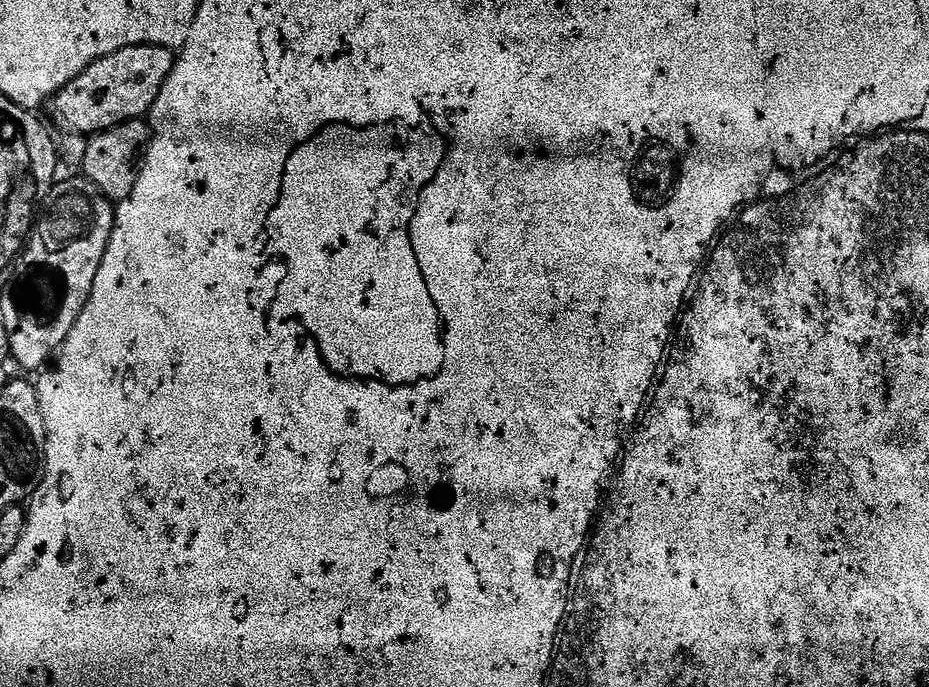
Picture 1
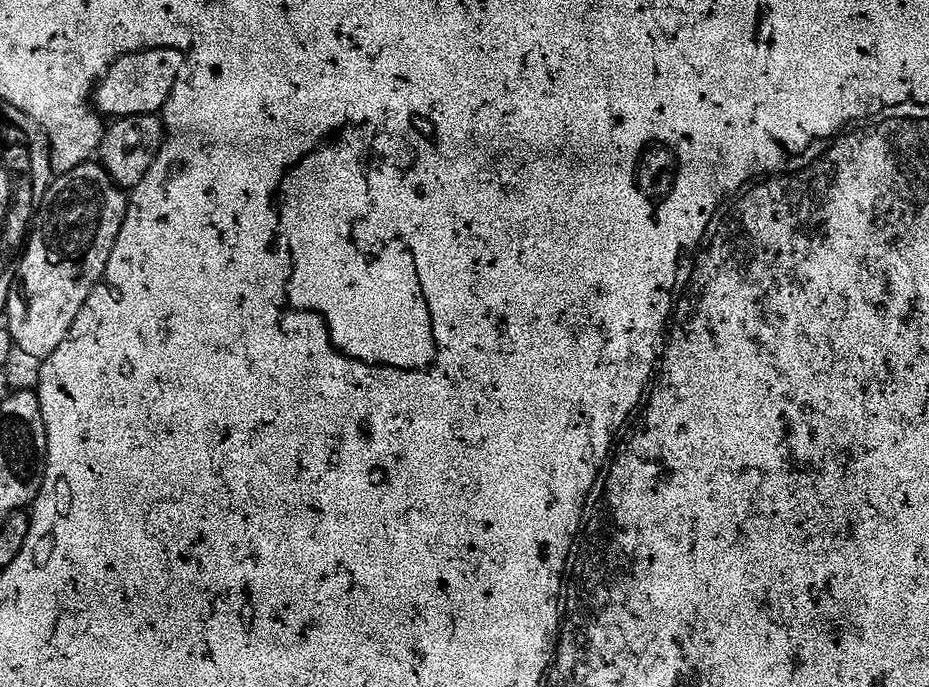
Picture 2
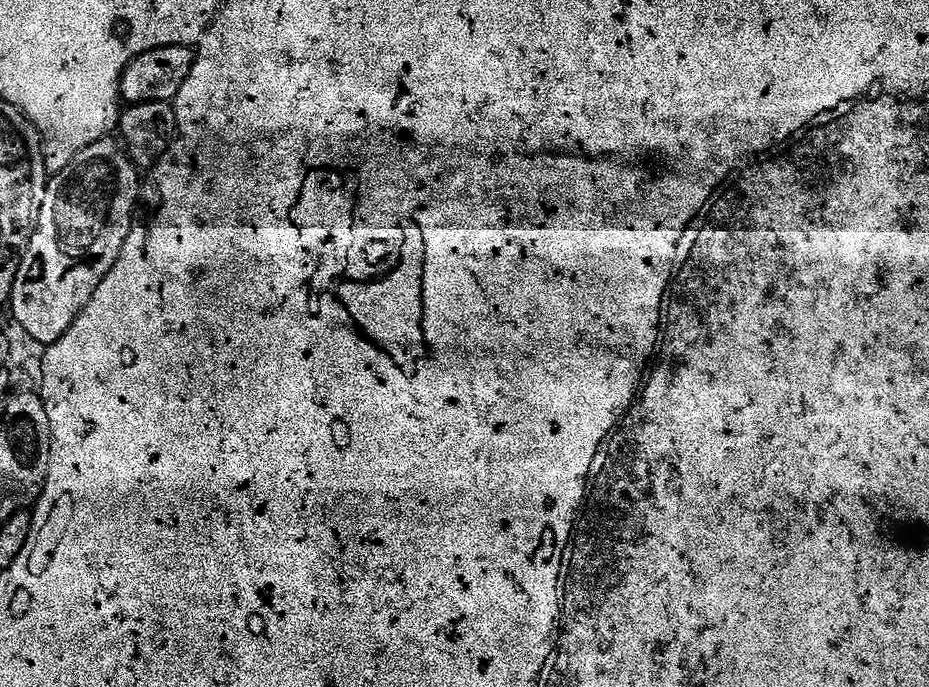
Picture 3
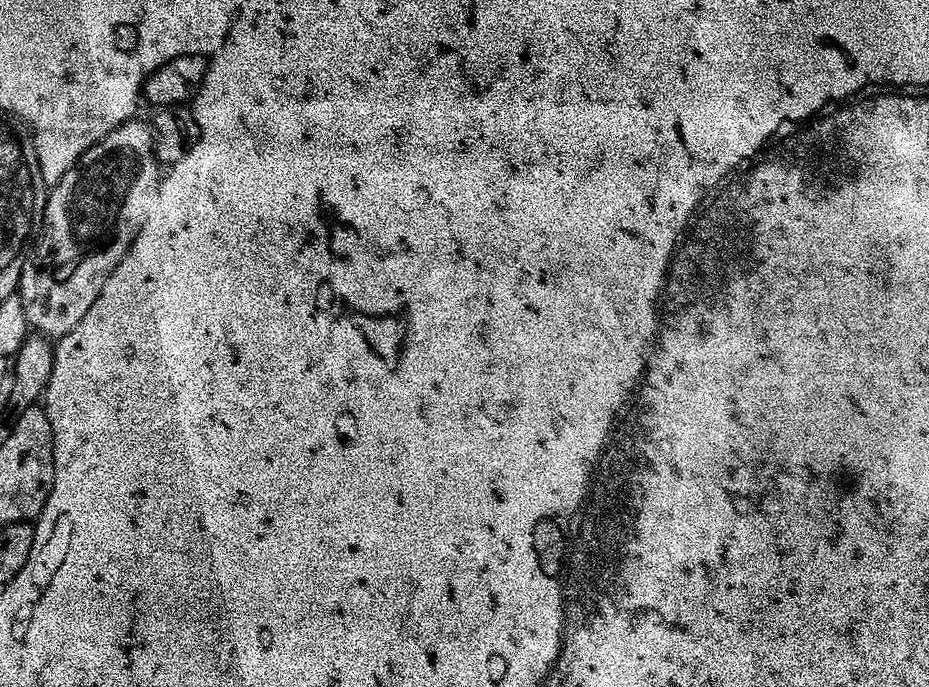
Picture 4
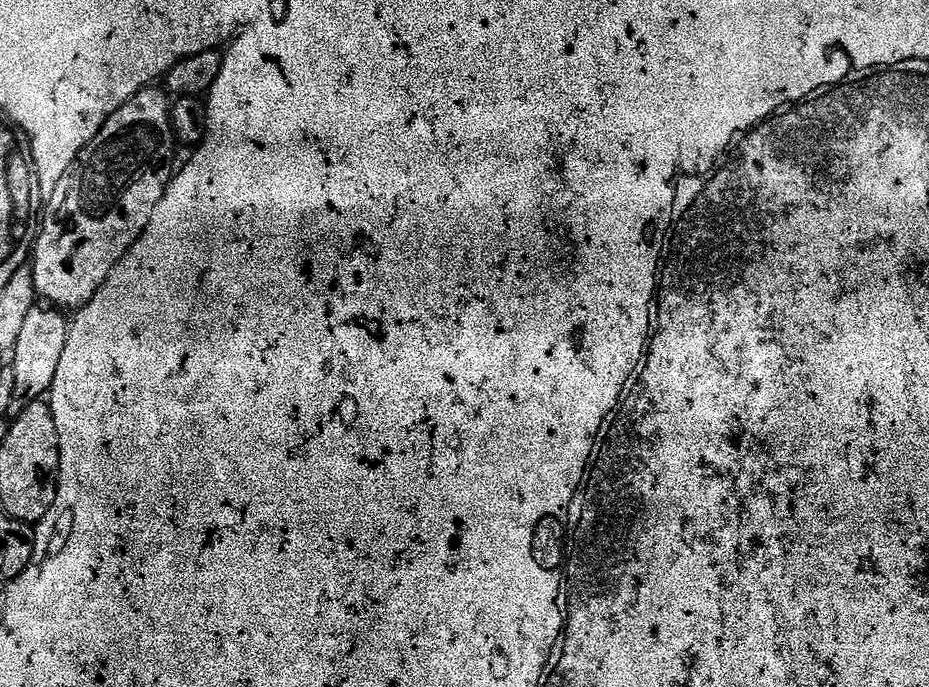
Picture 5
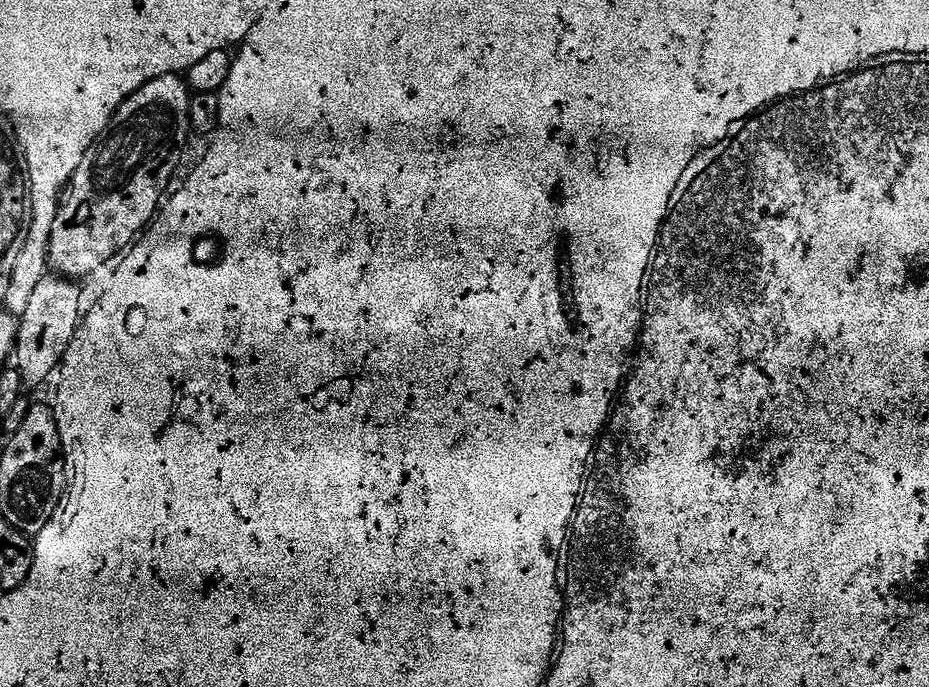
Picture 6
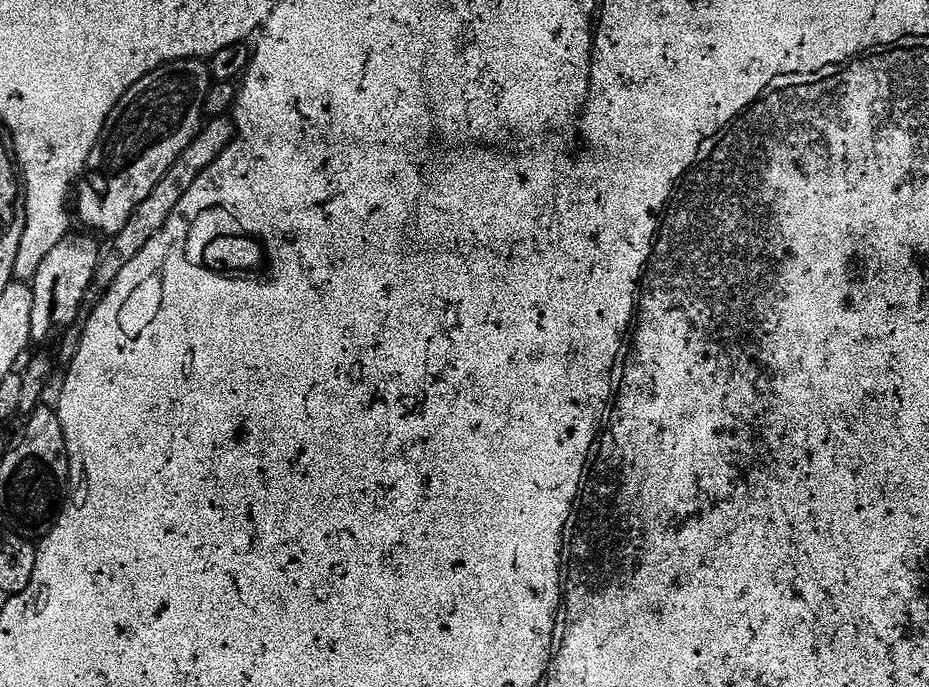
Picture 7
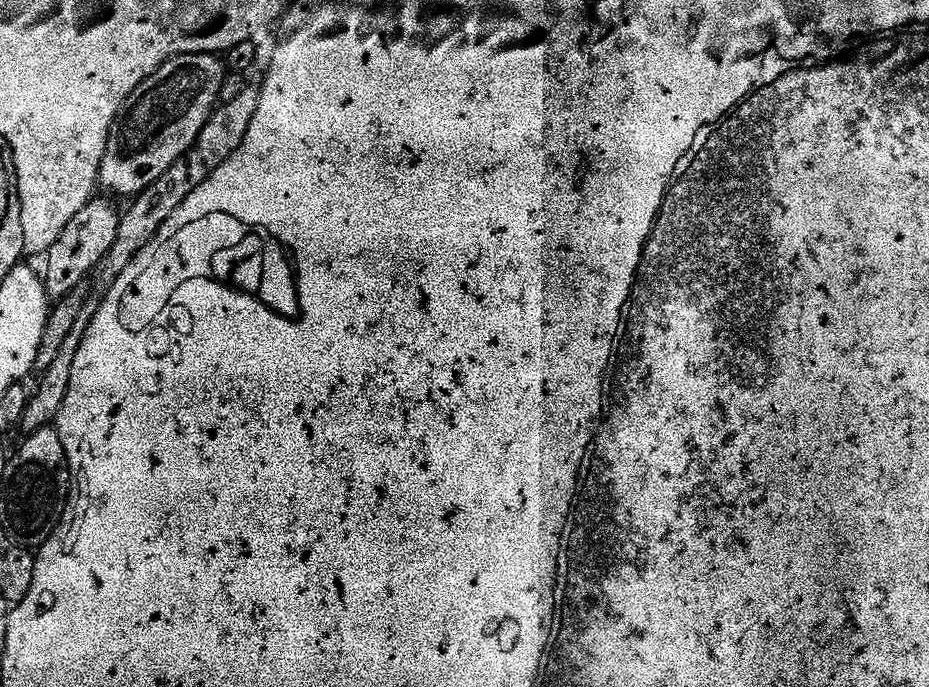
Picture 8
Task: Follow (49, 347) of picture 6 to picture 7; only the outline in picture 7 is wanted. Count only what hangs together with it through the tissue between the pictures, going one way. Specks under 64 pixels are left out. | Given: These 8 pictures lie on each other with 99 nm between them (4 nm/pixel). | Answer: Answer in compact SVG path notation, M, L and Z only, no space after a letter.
M68 235L58 246L54 246L39 266L38 274L31 281L32 308L30 314L30 338L33 343L44 343L77 323L80 309L95 276L100 251L94 239L74 238Z

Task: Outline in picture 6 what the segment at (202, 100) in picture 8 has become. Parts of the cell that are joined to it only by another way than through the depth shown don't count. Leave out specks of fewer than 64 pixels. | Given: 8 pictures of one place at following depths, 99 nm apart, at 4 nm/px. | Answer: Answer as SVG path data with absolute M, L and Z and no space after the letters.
M171 72L146 82L120 103L104 133L92 143L90 150L86 150L86 158L82 158L78 170L72 176L70 187L63 193L60 209L50 230L48 263L53 273L67 278L79 278L98 271L103 264L111 265L153 223L169 191L168 183L184 156L188 132L193 131L190 122L192 98L187 79Z

